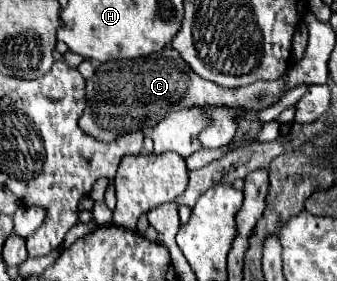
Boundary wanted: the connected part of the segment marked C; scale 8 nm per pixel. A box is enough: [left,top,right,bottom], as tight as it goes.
[79,45,283,143]

